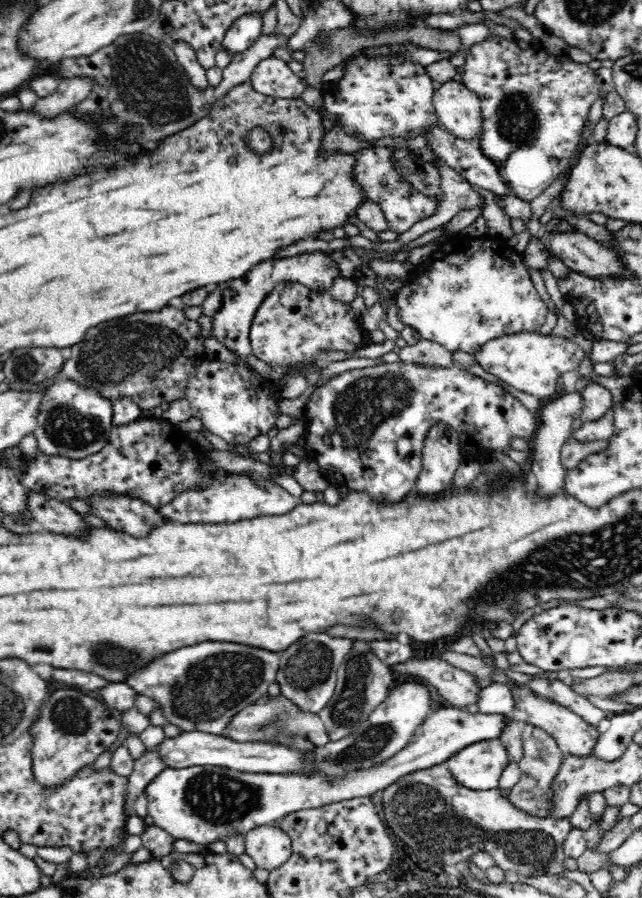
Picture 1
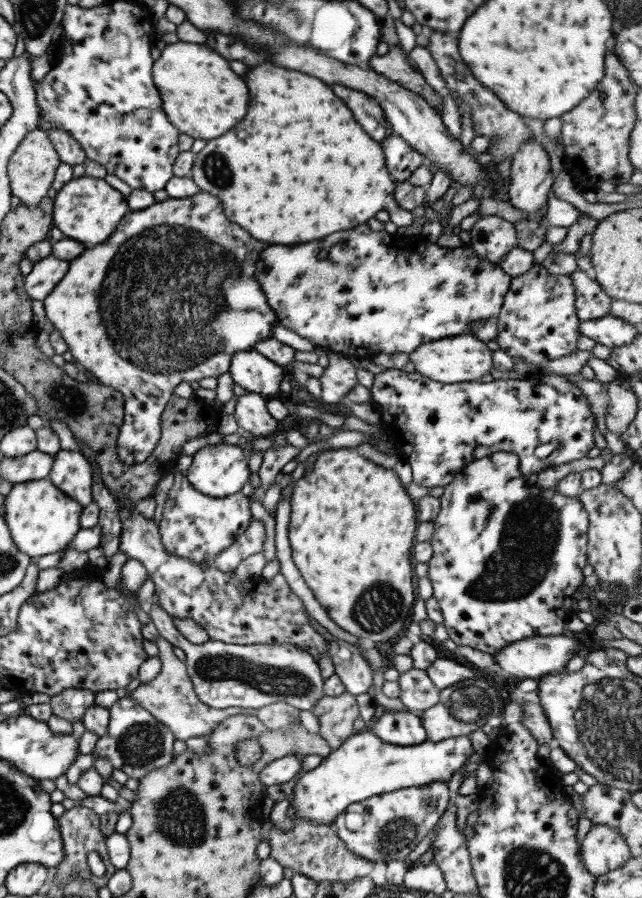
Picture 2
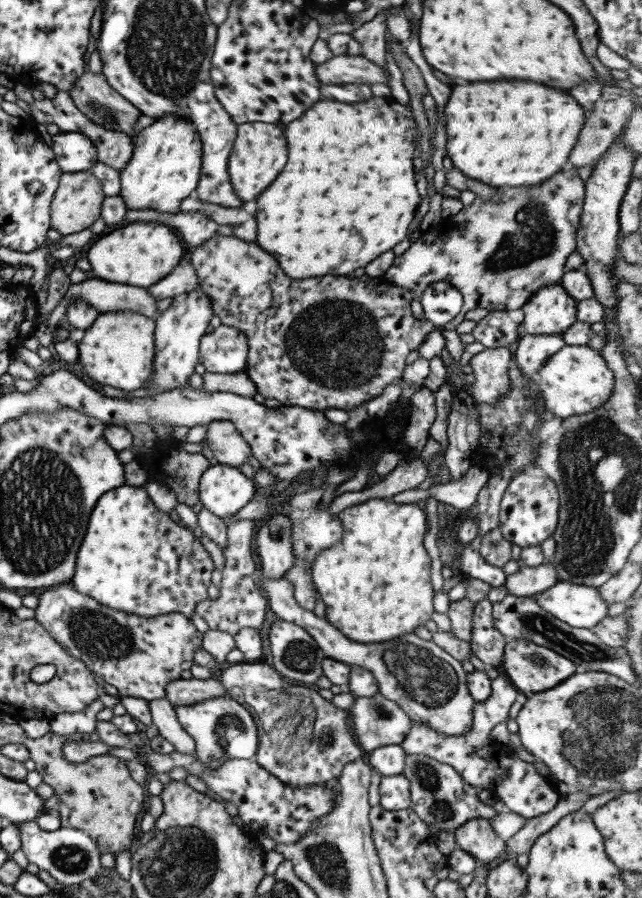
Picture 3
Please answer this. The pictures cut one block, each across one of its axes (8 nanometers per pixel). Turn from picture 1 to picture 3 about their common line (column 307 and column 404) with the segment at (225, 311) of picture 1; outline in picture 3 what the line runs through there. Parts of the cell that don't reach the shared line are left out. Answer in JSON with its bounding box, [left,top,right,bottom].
[383,166,584,330]

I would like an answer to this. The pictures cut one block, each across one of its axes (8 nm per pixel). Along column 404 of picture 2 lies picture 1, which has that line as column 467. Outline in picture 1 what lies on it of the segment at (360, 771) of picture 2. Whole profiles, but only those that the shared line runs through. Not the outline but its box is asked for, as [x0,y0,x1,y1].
[445,738,509,790]

